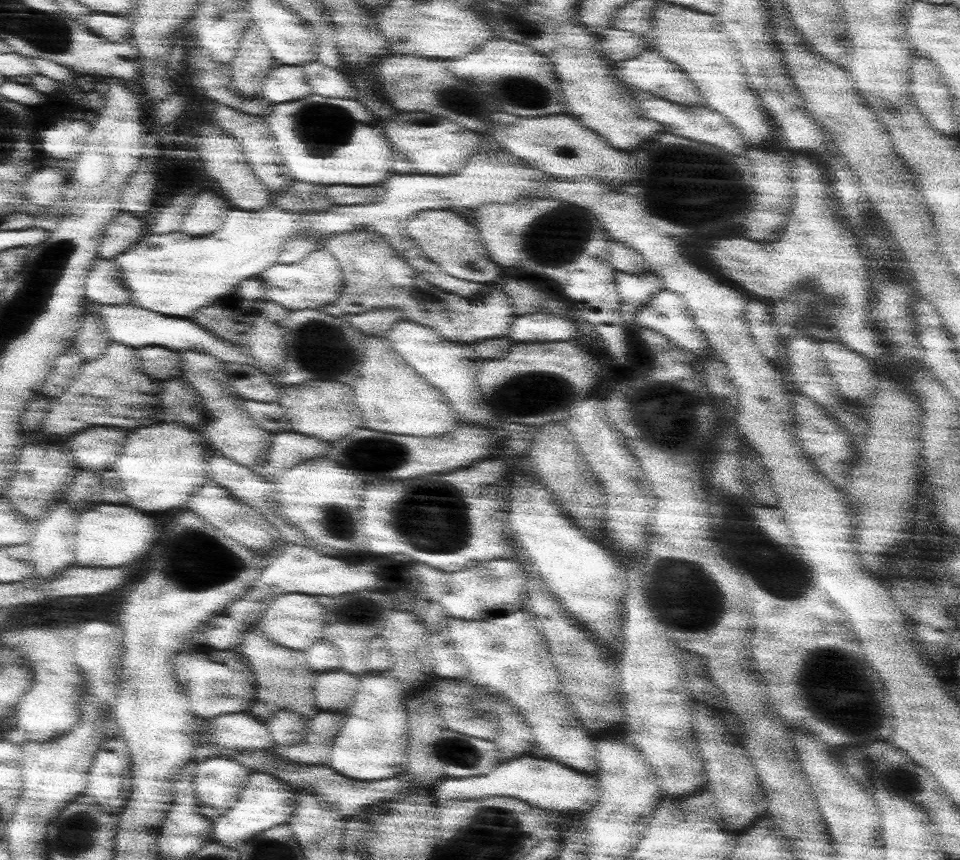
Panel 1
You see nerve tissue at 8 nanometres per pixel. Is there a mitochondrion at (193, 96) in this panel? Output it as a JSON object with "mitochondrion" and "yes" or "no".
{"mitochondrion":"no"}

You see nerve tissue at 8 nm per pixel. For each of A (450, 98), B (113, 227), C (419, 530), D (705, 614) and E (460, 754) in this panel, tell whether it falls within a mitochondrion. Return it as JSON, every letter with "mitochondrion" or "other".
{"A":"mitochondrion","B":"other","C":"mitochondrion","D":"mitochondrion","E":"mitochondrion"}

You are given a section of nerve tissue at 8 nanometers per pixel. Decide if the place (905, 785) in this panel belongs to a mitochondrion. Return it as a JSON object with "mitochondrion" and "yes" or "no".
{"mitochondrion":"yes"}

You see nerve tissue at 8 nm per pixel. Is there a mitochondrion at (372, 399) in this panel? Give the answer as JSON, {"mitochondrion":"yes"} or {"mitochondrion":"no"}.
{"mitochondrion":"no"}

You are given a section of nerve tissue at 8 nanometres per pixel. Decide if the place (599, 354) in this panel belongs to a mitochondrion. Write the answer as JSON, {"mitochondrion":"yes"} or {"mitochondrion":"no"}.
{"mitochondrion":"no"}

